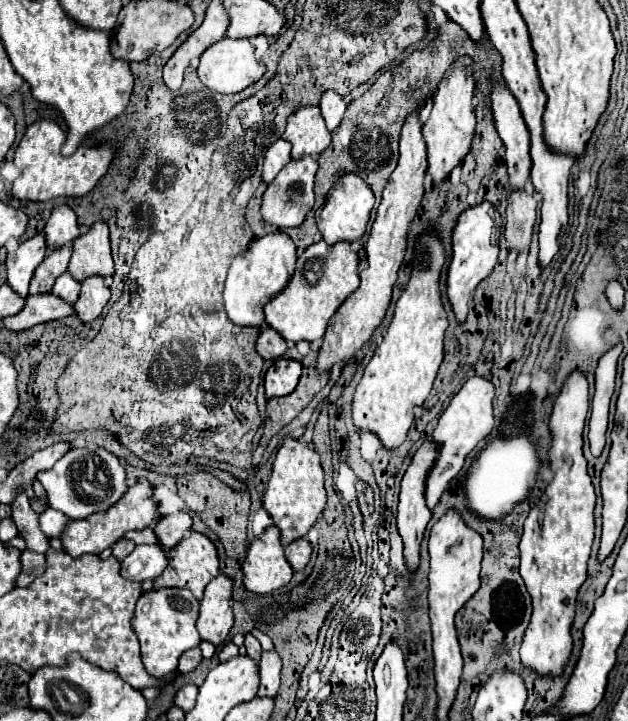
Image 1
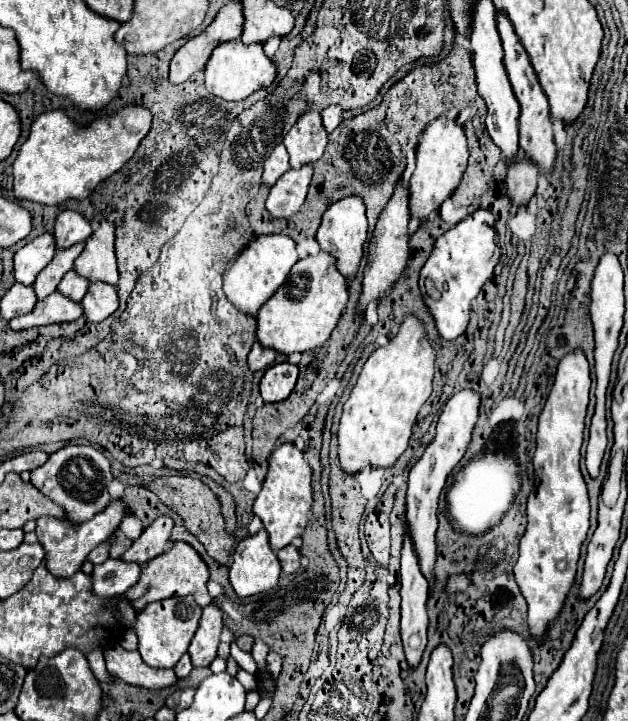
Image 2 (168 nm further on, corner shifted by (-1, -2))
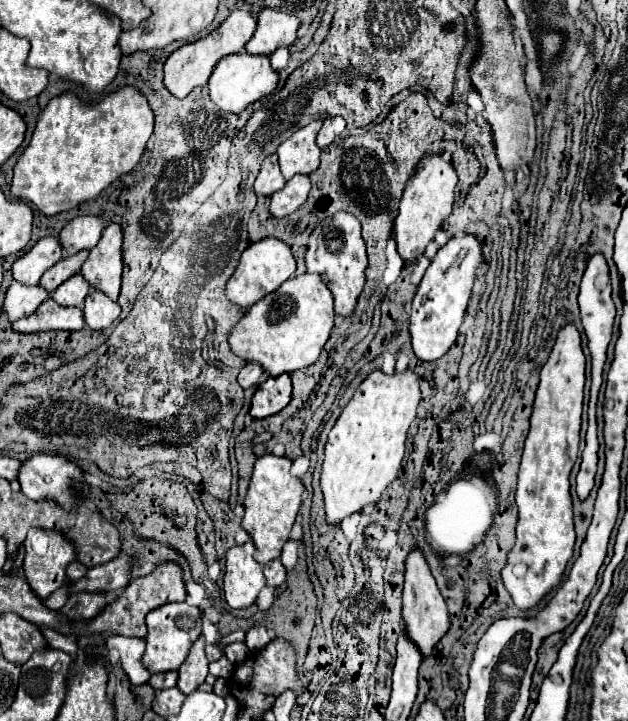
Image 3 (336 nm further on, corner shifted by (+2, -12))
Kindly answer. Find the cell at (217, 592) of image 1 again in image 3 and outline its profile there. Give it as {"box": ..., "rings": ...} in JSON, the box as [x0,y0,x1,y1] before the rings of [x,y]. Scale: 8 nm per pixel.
{"box":[177,636,207,696],"rings":[[[201,636],[193,646],[189,656],[185,658],[185,662],[179,668],[179,680],[177,680],[177,688],[189,696],[191,692],[197,690],[197,686],[201,686],[205,682],[207,676],[207,658],[205,658],[205,638]]]}

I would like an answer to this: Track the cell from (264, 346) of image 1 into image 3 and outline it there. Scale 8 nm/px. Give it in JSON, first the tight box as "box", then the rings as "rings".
{"box":[237,364,263,388],"rings":[[[245,364],[237,376],[237,382],[241,388],[251,388],[259,384],[259,376],[263,374],[259,364]]]}

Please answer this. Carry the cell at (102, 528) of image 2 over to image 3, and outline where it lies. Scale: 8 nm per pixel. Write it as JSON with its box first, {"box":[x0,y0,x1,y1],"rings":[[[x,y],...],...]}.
{"box":[25,528,75,600],"rings":[[[31,528],[25,538],[25,578],[41,600],[65,582],[65,568],[75,560],[73,544],[59,532]]]}

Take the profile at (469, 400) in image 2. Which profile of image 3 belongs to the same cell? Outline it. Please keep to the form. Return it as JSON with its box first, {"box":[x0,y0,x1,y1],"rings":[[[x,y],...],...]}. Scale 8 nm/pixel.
{"box":[403,550,451,658],"rings":[[[413,550],[409,554],[405,566],[407,566],[407,572],[405,572],[405,588],[403,588],[403,626],[405,626],[405,634],[409,636],[409,640],[413,640],[413,644],[417,644],[417,648],[421,648],[423,658],[427,658],[431,654],[431,650],[435,648],[435,644],[449,630],[451,620],[449,620],[445,600],[435,584],[435,578],[431,576],[431,570],[429,570],[423,554],[419,550]]]}

